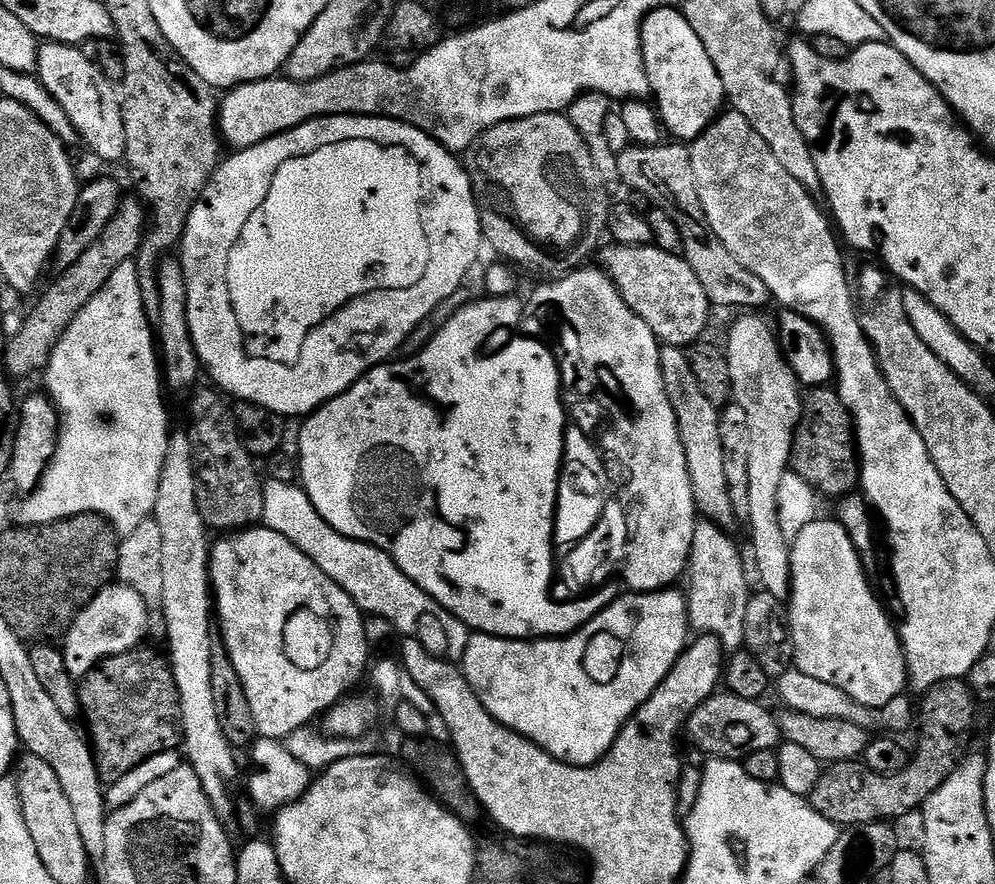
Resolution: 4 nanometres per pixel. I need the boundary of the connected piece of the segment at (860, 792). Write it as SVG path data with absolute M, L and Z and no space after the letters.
M963 679L938 682L930 691L923 693L921 700L924 701L921 704L919 701L918 712L922 720L924 716L924 737L921 738L920 745L916 748L916 756L914 752L902 771L893 776L874 774L874 770L870 770L864 763L855 760L827 765L821 771L818 784L814 786L810 797L811 808L818 815L837 826L863 826L892 822L895 821L895 816L908 816L915 808L916 811L923 809L930 794L934 794L934 790L938 790L938 786L942 786L942 782L946 782L946 778L954 774L954 770L964 759L966 755L964 747L968 744L968 735L971 734L972 727L976 724L978 701Z

